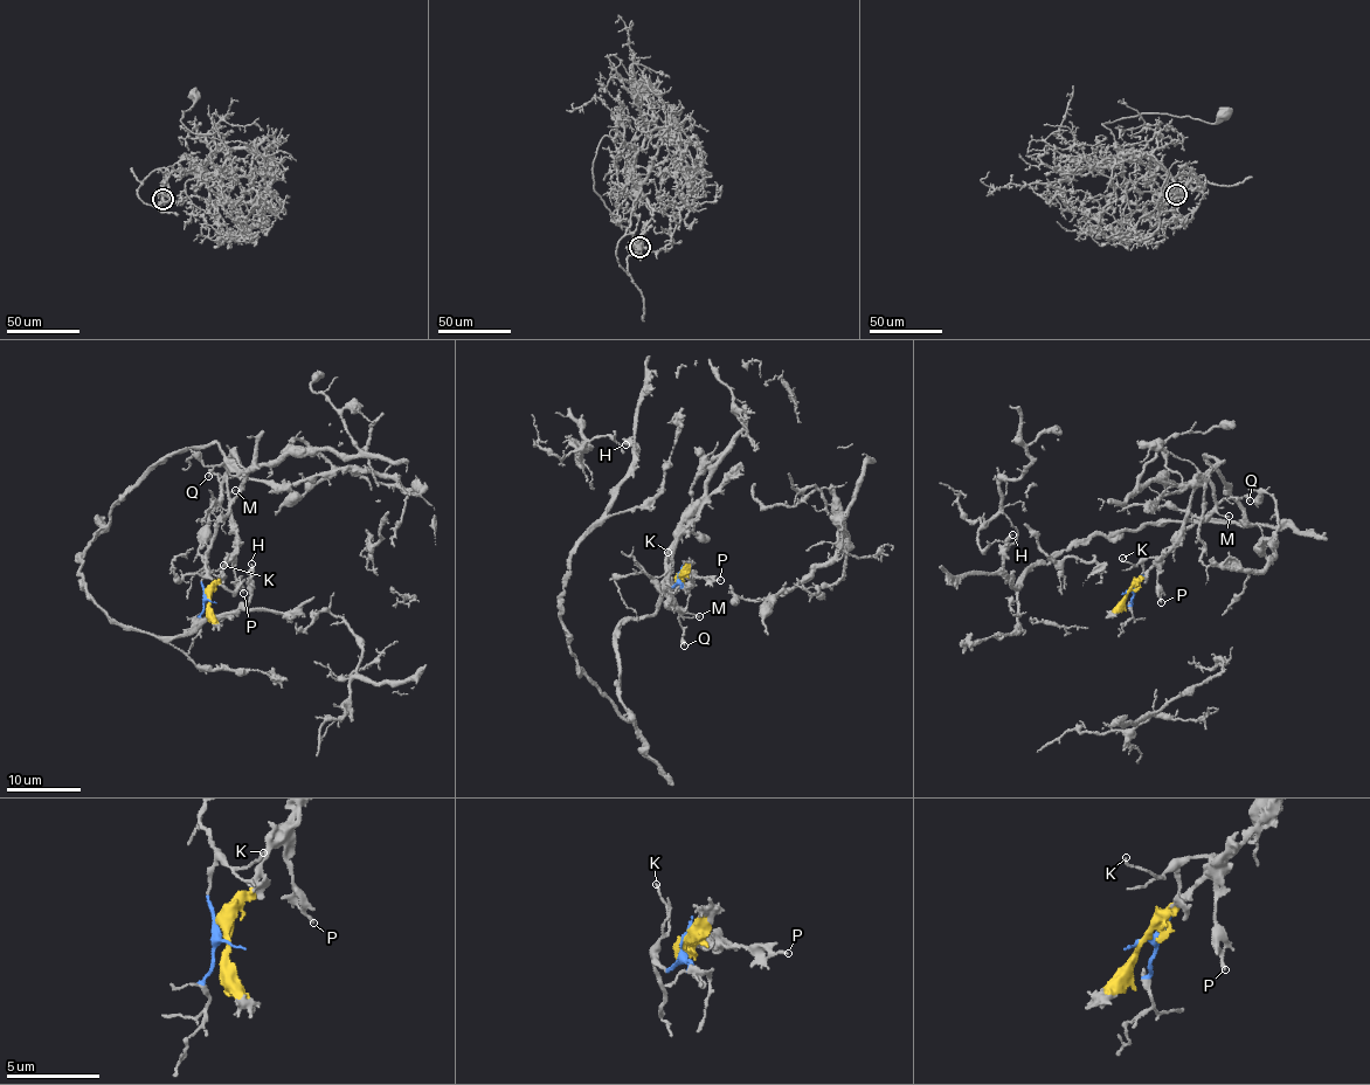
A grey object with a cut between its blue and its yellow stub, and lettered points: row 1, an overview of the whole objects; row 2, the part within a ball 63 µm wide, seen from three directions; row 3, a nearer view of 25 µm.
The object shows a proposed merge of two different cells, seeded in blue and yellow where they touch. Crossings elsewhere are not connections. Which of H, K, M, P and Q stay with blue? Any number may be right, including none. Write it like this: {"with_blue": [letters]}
{"with_blue": ["K", "M", "Q"]}

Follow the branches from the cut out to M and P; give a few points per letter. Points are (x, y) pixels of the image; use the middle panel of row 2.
M: (679, 574), (672, 586), (666, 584), (671, 603), (666, 602), (675, 609), (679, 606), (684, 613), (699, 616)
P: (679, 575), (721, 580)

